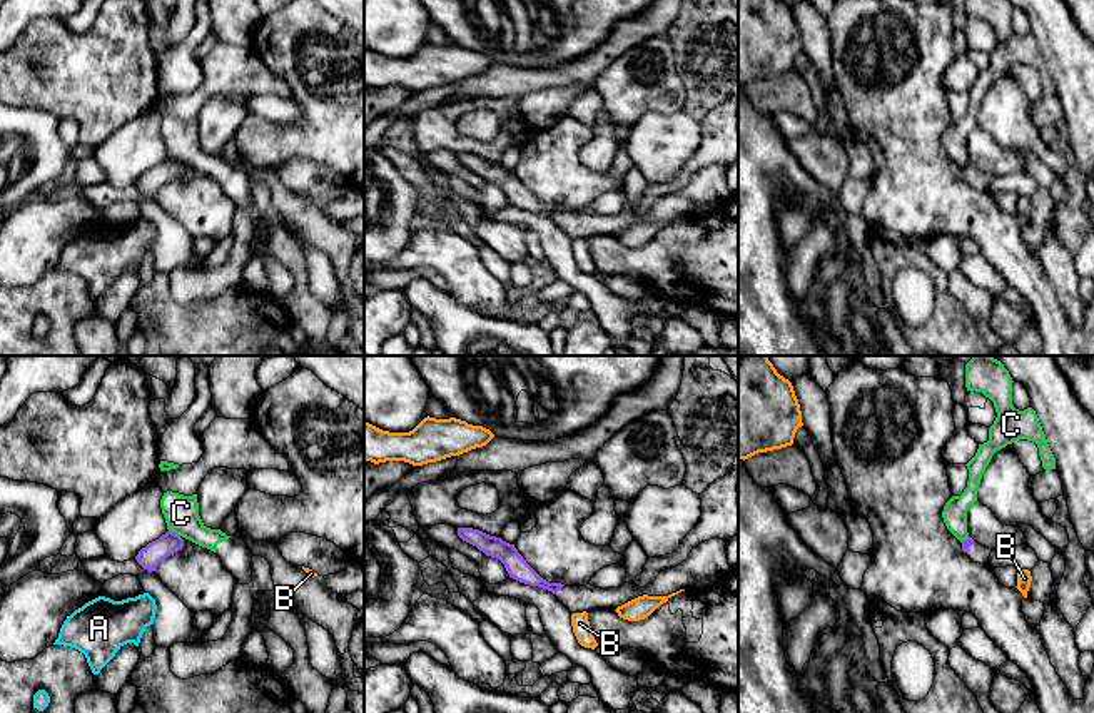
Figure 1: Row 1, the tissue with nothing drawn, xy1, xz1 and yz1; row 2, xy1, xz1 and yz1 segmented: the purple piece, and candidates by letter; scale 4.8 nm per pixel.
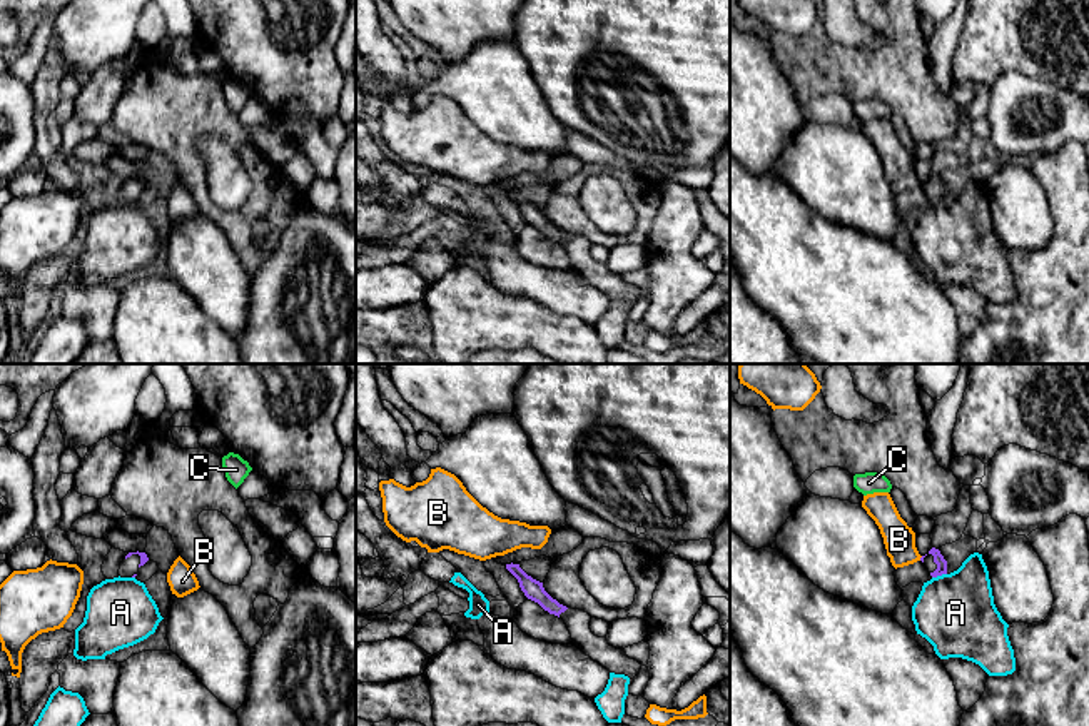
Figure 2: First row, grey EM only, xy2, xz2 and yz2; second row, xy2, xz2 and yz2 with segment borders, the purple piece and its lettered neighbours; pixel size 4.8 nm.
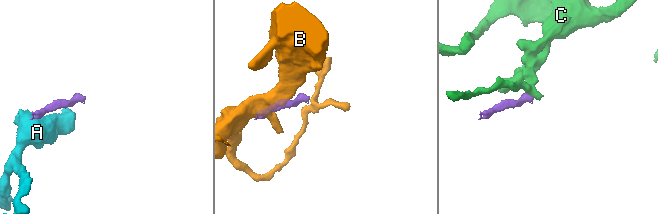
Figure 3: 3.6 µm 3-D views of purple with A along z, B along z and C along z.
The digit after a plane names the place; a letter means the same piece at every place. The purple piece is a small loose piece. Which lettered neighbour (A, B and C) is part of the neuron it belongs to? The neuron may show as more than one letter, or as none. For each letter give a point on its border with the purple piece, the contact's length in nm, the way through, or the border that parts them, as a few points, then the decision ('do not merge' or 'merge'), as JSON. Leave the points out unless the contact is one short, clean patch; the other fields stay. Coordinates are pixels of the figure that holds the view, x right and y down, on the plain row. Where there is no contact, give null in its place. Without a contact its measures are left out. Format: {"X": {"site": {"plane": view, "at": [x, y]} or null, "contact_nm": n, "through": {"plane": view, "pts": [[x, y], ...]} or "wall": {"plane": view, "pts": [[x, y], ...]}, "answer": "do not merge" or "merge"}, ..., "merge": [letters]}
{"A": {"site": {"plane": "yz2", "at": [939, 201]}, "contact_nm": 80, "wall": {"plane": "yz2", "pts": [[946, 199], [932, 204]]}, "answer": "do not merge"}, "B": {"site": {"plane": "yz2", "at": [921, 184]}, "contact_nm": 30, "wall": {"plane": "yz2", "pts": [[922, 182], [919, 186]]}, "answer": "do not merge"}, "C": {"site": {"plane": "xy1", "at": [174, 159]}, "contact_nm": 70, "wall": {"plane": "xy1", "pts": [[169, 156], [179, 162]]}, "answer": "do not merge"}, "merge": []}

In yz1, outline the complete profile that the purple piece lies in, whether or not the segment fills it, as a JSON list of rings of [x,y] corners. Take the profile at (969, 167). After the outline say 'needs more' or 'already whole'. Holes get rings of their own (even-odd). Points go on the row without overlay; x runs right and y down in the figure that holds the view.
[[[970,162],[962,167],[962,177],[974,187],[980,190],[987,190],[992,175],[979,170]]] | needs more

